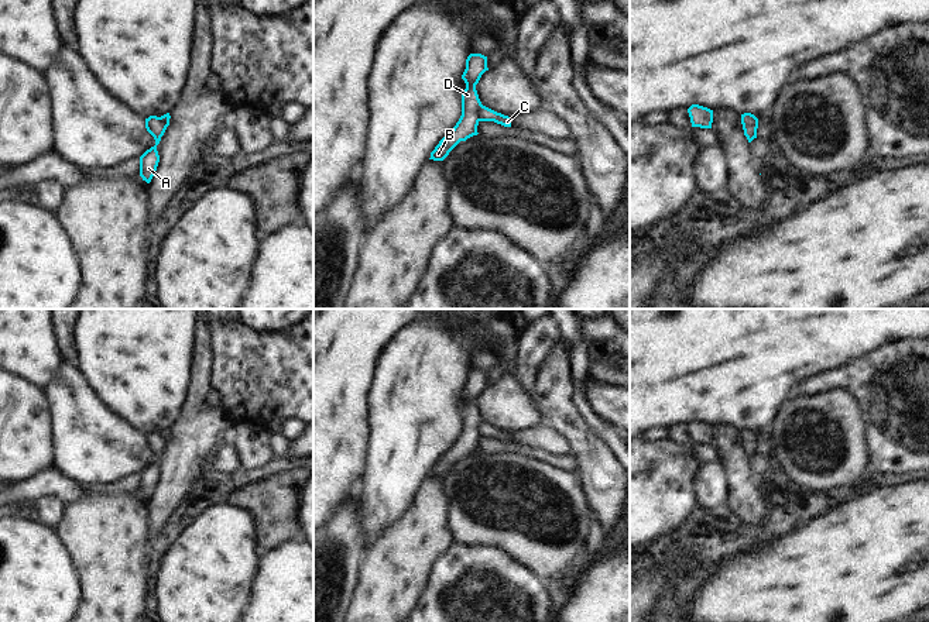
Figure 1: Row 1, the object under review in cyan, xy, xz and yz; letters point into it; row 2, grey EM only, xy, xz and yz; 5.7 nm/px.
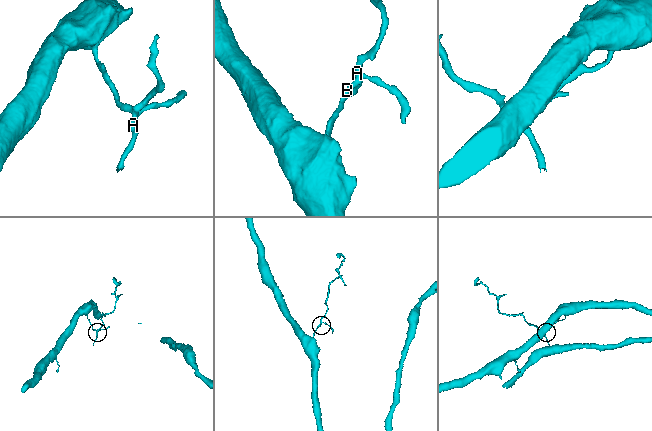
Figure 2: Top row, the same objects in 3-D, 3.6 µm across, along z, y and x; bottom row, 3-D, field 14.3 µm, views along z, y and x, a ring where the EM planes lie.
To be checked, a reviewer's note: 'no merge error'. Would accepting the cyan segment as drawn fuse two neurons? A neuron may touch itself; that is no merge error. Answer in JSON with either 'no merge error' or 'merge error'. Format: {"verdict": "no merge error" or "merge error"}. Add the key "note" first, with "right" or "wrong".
{"note": "wrong", "verdict": "merge error"}

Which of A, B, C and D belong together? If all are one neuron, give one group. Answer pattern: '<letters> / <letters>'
A B D / C

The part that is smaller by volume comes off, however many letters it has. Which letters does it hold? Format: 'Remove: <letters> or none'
Remove: C

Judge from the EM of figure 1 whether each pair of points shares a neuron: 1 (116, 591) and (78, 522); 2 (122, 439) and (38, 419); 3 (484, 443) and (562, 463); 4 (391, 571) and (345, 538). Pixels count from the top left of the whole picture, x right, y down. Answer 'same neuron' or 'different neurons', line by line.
1: same neuron
2: different neurons
3: same neuron
4: different neurons

